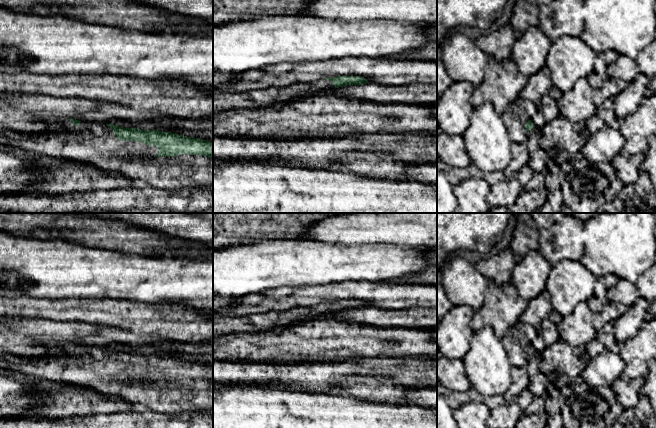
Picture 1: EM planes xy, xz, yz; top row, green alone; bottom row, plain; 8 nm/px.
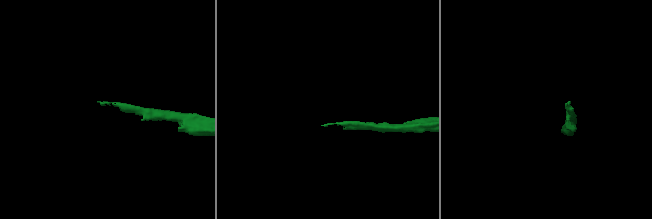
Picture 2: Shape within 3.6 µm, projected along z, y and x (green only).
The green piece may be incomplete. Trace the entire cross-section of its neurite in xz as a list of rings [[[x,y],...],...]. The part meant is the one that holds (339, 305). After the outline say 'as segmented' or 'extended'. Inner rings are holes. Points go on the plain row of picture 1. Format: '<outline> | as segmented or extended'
[[[338,300],[311,307],[290,308],[284,311],[269,310],[239,316],[213,314],[213,339],[232,334],[280,332],[323,315],[348,309],[363,309],[368,306],[359,300]]] | extended

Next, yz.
[[[532,344],[526,346],[525,352],[528,355],[528,364],[526,366],[529,378],[528,389],[534,397],[544,397],[549,381],[539,369],[541,355],[534,350]]] | extended

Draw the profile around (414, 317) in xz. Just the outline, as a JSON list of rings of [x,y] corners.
[[[376,307],[327,313],[322,318],[371,325],[379,328],[437,328],[437,309],[383,310]]]

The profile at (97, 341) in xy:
[[[93,336],[89,337],[83,340],[79,340],[76,342],[76,344],[79,344],[81,346],[89,346],[89,347],[101,347],[101,348],[114,348],[119,351],[124,351],[124,352],[138,352],[141,354],[158,354],[161,356],[167,356],[165,354],[162,354],[157,350],[157,348],[153,346],[141,346],[139,348],[131,348],[125,344],[122,344],[120,342],[116,342],[104,337],[100,336]]]

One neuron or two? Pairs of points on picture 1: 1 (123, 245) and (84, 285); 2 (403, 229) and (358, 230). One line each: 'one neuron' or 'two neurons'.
1: two neurons
2: one neuron

